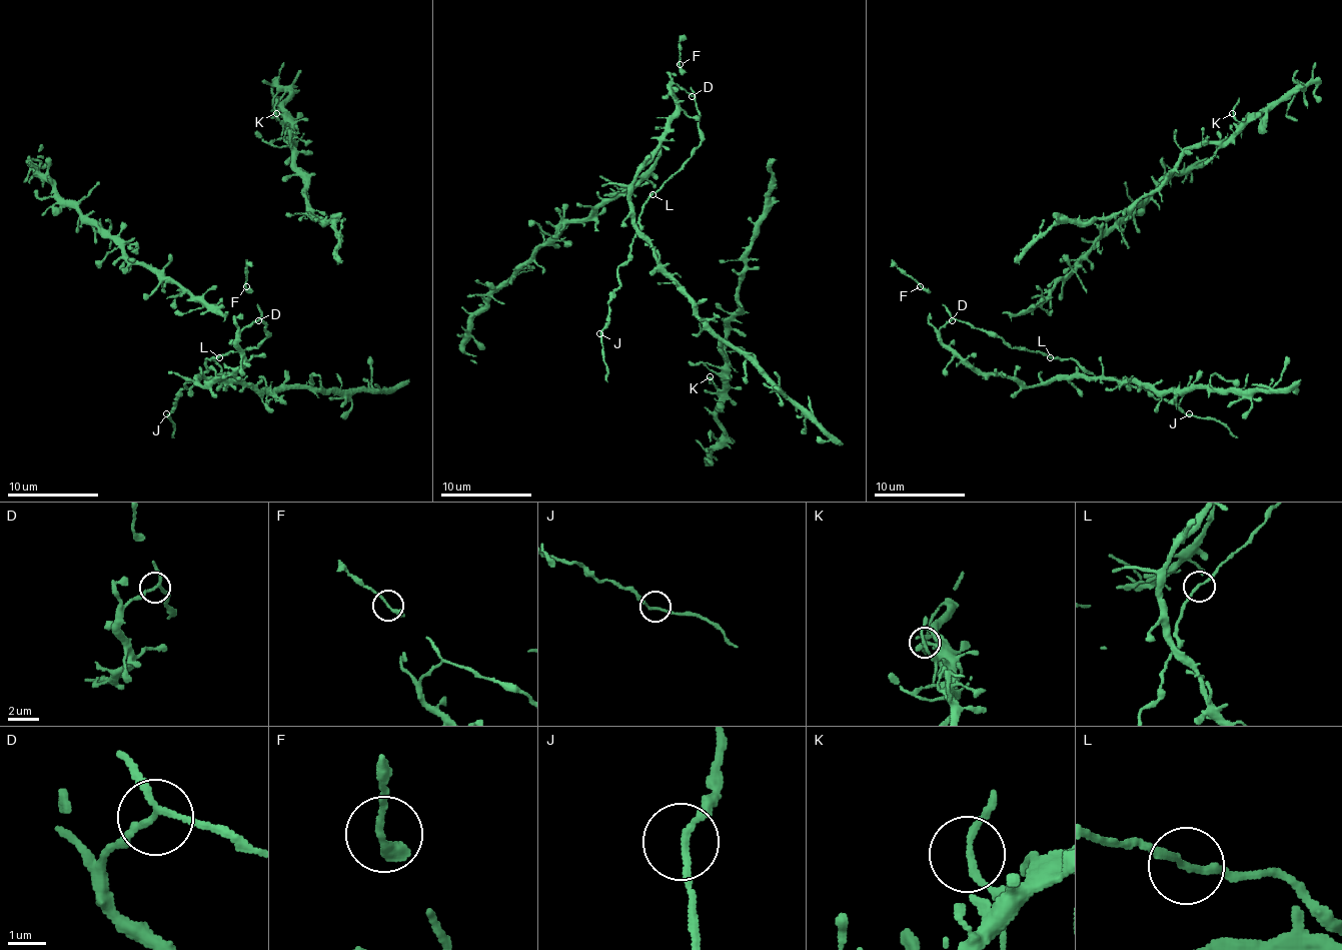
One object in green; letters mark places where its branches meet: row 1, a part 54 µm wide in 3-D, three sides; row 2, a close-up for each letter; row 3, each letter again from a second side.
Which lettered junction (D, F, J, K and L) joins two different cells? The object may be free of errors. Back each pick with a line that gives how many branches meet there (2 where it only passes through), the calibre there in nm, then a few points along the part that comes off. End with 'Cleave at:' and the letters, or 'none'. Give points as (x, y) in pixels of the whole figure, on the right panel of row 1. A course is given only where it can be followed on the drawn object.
D: 3 | 150 nm | (952, 320), (941, 341), (975, 368), (1032, 386), (1084, 377), (1166, 391), (1292, 386)
Cleave at: D

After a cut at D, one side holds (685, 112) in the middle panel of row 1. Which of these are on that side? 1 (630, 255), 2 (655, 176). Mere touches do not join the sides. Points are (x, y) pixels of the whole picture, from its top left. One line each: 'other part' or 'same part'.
1: other part
2: other part

